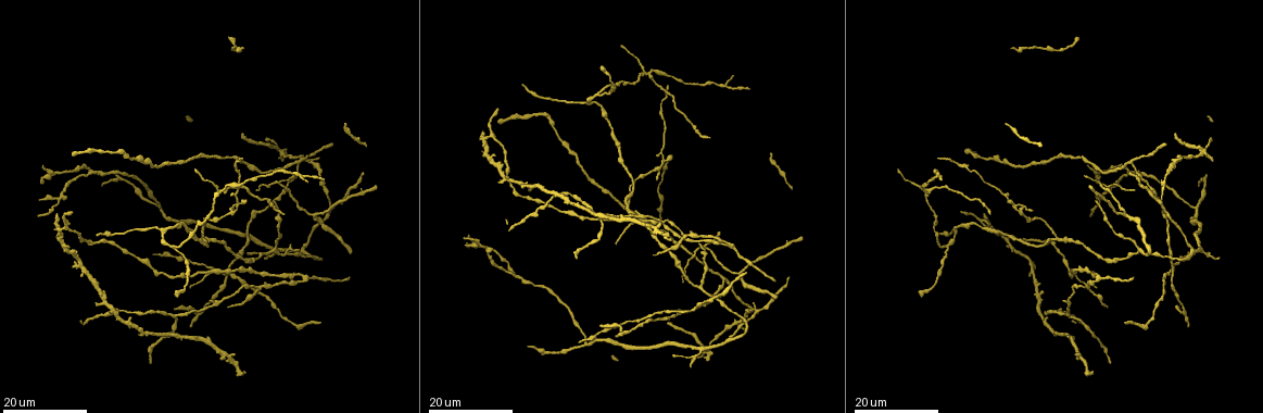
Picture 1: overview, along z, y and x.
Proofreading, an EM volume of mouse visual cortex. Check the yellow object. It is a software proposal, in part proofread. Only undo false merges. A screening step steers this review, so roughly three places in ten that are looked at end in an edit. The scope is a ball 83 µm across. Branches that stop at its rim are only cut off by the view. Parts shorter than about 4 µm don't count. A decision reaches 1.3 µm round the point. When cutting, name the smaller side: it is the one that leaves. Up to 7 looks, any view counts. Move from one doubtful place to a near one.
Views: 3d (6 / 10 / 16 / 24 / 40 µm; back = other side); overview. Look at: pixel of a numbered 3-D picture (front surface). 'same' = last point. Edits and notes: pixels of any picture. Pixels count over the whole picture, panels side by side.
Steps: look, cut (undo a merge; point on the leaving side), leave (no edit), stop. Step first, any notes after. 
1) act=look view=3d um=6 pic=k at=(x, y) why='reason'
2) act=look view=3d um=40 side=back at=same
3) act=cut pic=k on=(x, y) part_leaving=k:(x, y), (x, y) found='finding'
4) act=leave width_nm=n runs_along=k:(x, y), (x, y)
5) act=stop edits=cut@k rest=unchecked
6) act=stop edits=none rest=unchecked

act=look view=3d um=16 pic=1 at=(660, 165) why='narrows sharply'

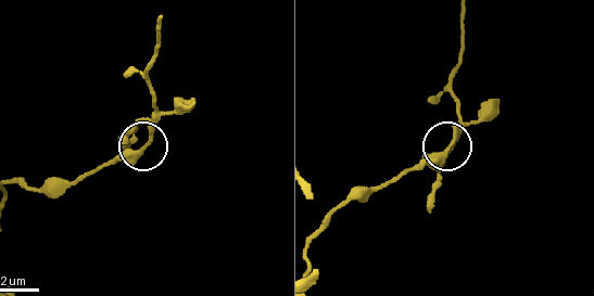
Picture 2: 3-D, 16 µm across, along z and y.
act=look view=3d um=6 pic=2 at=(451, 144)

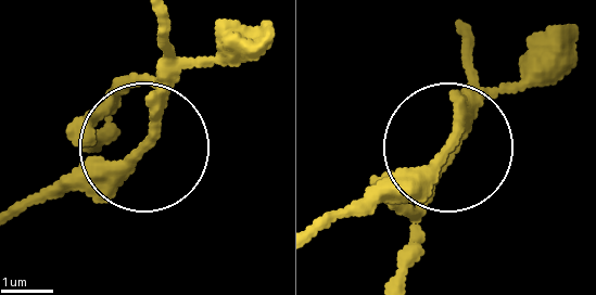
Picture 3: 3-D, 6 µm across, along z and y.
act=cut pic=3 on=(121, 86) part_leaving=3:(163, 91), (163, 17) found='a second neuron is stuck on'

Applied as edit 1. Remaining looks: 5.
act=look view=overview why='redraw'

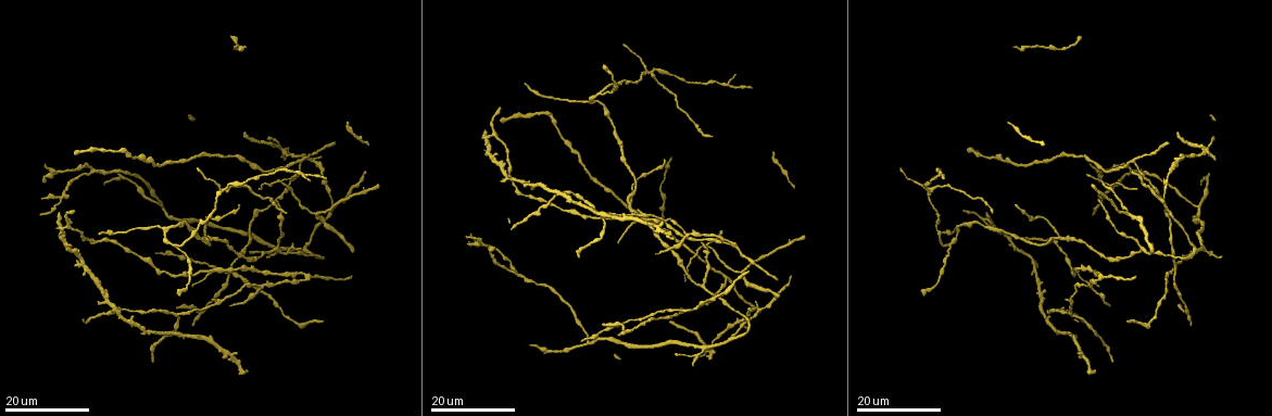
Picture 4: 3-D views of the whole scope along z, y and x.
act=look view=3d um=24 pic=4 at=(957, 232)

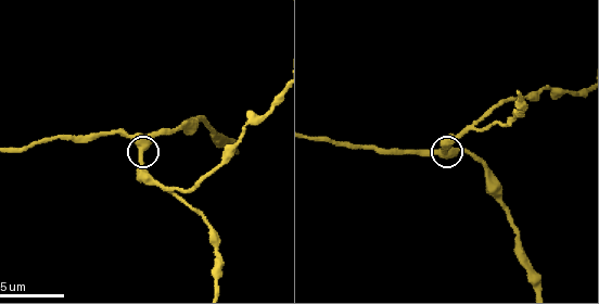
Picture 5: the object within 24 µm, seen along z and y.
act=look view=3d um=10 pic=5 at=(142, 145)

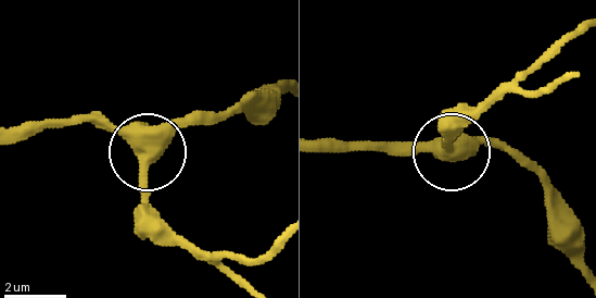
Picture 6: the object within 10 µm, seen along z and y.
act=leave runs_along=6:(583, 261), (573, 214), (495, 147), (381, 152) found='one neuron here'

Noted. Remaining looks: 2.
act=look view=3d um=16 pic=5 at=(474, 125) why='small branch off a trunk'

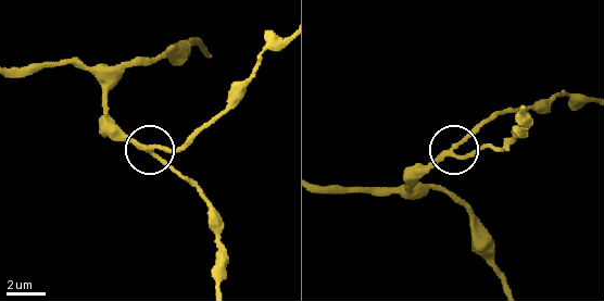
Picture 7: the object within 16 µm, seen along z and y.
act=leave arms=3 runs_along=7:(206, 54), (168, 48), (105, 100), (197, 190) found='continuous, no second neuron'

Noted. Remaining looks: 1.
act=stop edits=cut@3 rest=unchecked

